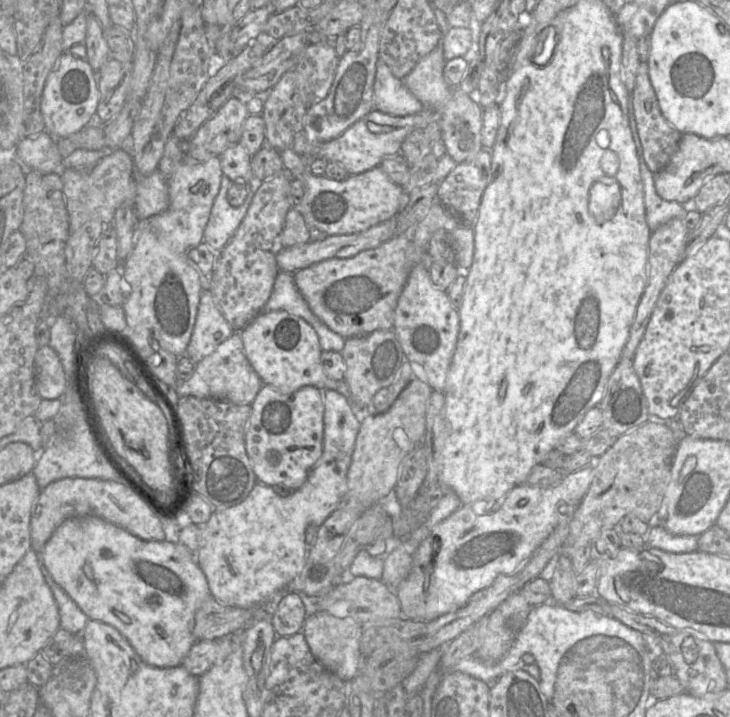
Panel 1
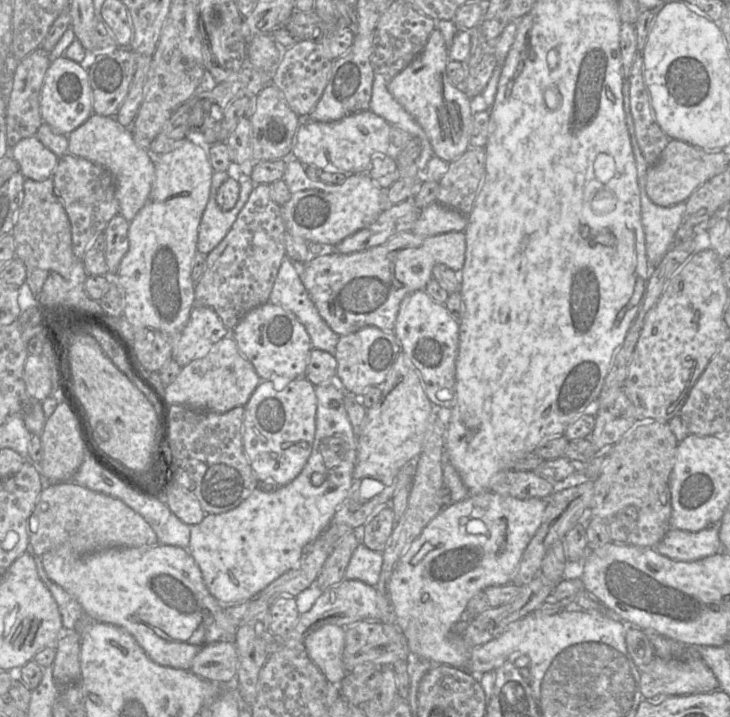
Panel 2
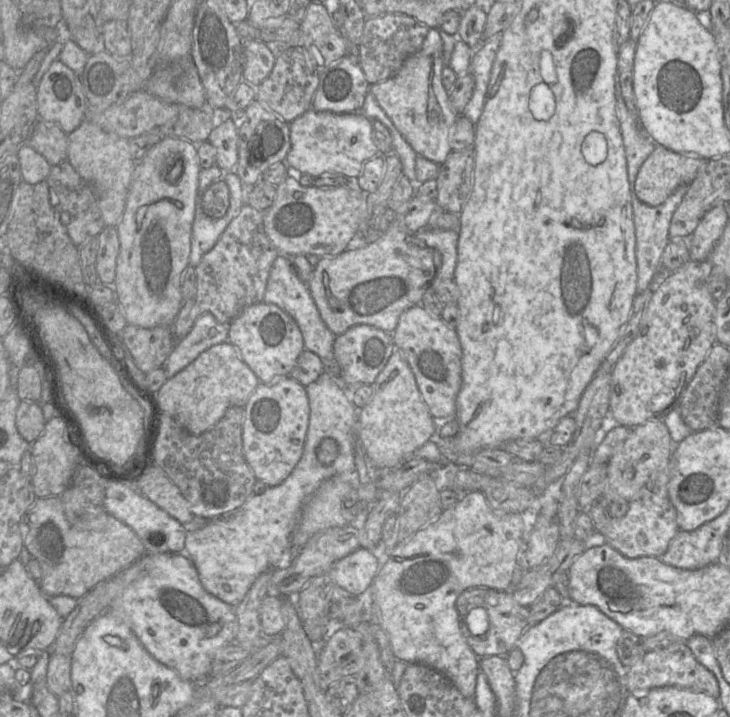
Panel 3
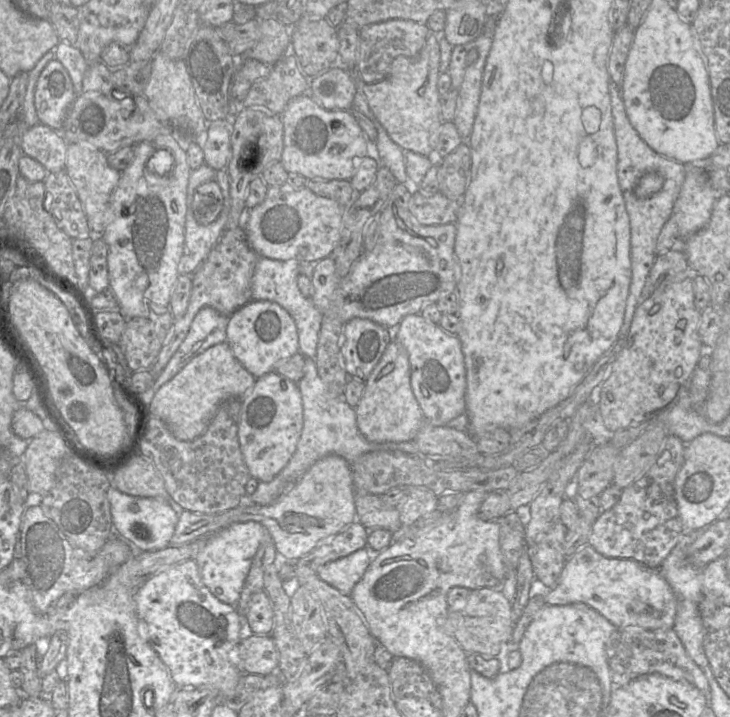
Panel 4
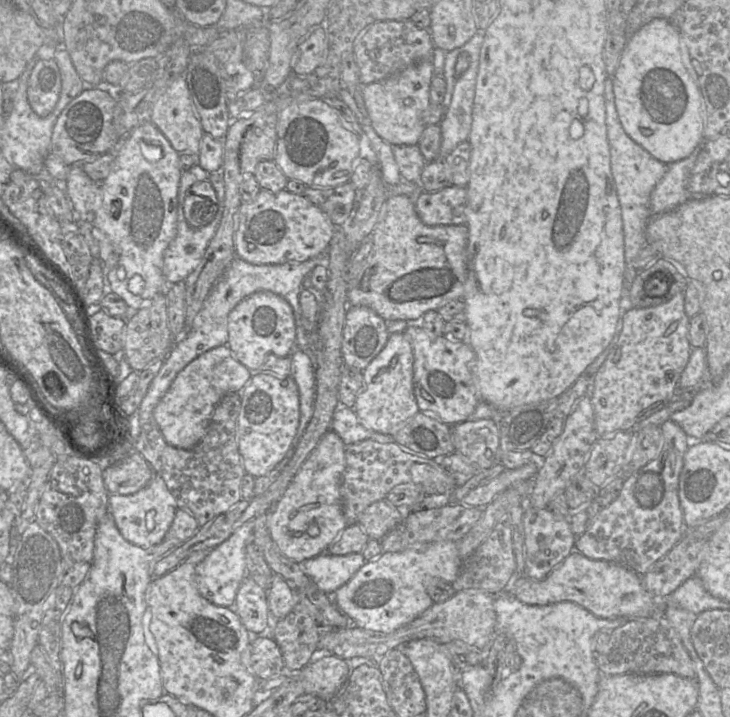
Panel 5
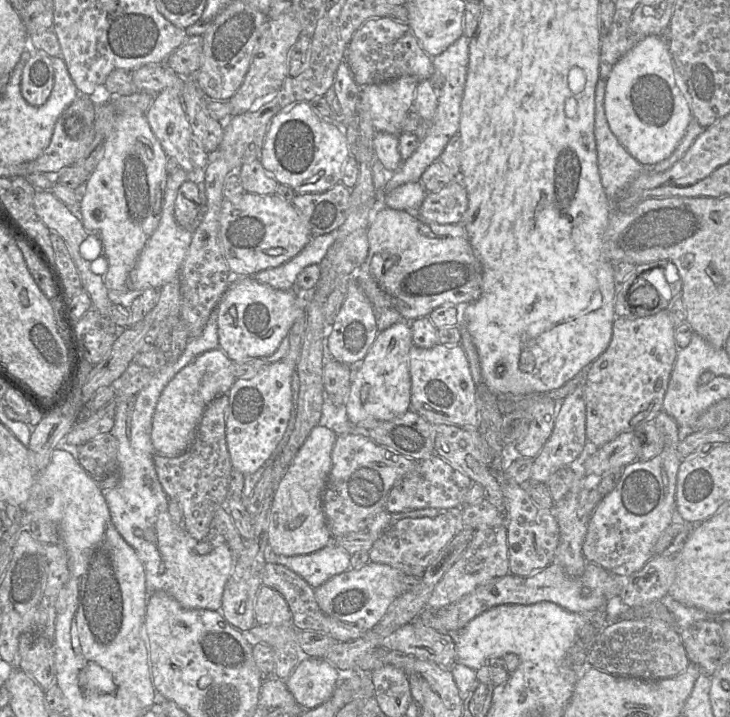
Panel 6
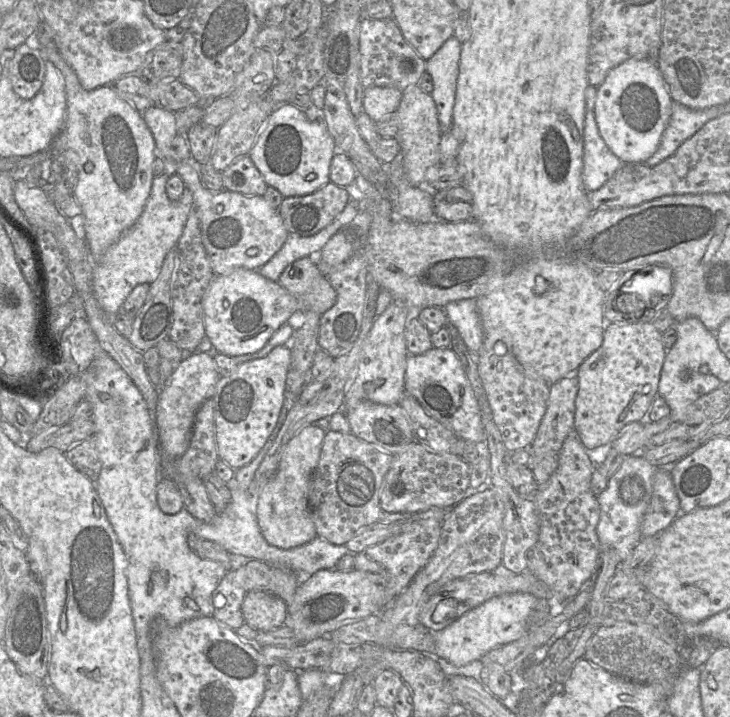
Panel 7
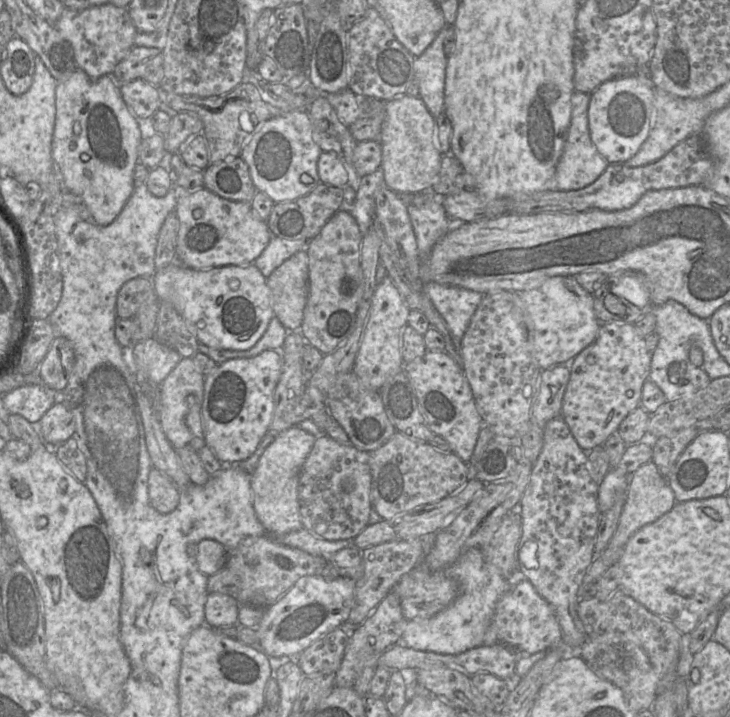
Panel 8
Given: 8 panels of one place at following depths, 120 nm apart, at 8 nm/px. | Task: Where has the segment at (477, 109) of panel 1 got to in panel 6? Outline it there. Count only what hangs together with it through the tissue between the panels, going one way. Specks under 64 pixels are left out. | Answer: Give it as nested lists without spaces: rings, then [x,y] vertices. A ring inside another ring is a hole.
[[[404,76],[388,82],[360,86],[362,103],[376,132],[401,134],[401,125],[413,107],[419,80]]]

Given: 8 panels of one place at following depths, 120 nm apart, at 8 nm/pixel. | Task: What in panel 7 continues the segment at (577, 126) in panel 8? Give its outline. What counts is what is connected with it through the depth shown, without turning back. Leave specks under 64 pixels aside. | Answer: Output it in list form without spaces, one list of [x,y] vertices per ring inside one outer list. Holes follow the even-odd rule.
[[[588,85],[585,89],[582,181],[587,192],[598,190],[623,165],[599,133],[594,114],[596,94],[595,86]]]

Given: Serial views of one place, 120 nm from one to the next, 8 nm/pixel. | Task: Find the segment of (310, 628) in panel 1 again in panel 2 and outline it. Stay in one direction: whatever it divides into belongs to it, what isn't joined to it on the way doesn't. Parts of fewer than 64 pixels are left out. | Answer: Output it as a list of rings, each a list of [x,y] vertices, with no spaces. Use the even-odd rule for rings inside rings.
[[[326,624],[303,639],[308,657],[331,683],[340,682],[347,673],[342,660],[344,632],[342,626]]]

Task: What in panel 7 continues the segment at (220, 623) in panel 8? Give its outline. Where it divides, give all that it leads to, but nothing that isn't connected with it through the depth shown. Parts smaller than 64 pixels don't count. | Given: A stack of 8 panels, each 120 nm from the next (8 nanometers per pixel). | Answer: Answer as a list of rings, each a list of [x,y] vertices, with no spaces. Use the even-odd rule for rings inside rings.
[[[228,570],[212,594],[212,617],[232,630],[245,621],[242,602],[247,592],[235,581],[235,571]]]

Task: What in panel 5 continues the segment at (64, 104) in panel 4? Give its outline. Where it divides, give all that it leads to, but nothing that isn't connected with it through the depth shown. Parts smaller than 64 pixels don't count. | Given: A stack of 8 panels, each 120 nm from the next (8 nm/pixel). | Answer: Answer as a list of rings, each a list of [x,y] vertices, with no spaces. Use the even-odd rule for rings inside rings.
[[[39,60],[27,84],[27,96],[32,110],[40,117],[49,115],[57,104],[60,92],[61,74],[55,60]]]

